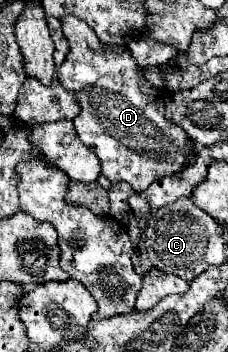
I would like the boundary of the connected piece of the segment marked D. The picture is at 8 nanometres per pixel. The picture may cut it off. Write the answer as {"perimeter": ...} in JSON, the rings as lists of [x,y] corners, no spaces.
{"perimeter":[[[63,16],[61,24],[63,24],[63,32],[65,32],[69,44],[71,44],[69,46],[71,50],[69,50],[67,60],[57,70],[57,80],[63,84],[63,88],[75,92],[75,96],[79,100],[81,112],[75,116],[73,124],[75,124],[75,130],[77,130],[77,136],[81,138],[81,142],[99,156],[101,168],[103,168],[101,174],[111,182],[121,182],[121,180],[129,182],[137,192],[141,192],[151,182],[185,168],[189,164],[187,148],[191,146],[191,140],[187,138],[183,128],[165,120],[163,92],[159,92],[155,86],[151,86],[141,76],[139,64],[135,62],[131,52],[125,46],[103,44],[95,36],[95,32],[91,32],[91,28],[83,20],[77,20],[75,16]]]}

